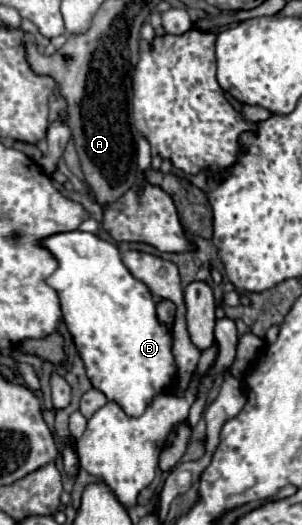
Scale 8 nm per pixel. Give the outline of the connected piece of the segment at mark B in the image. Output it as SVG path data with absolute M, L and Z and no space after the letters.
M65 232L45 240L45 246L53 252L59 266L47 278L47 284L57 290L63 310L63 320L73 336L73 342L81 354L87 370L87 378L93 388L103 392L107 400L119 404L129 416L141 416L155 396L161 394L161 384L175 384L177 366L173 356L173 336L165 324L157 318L155 302L149 288L131 276L121 260L115 244L89 234L89 232Z

